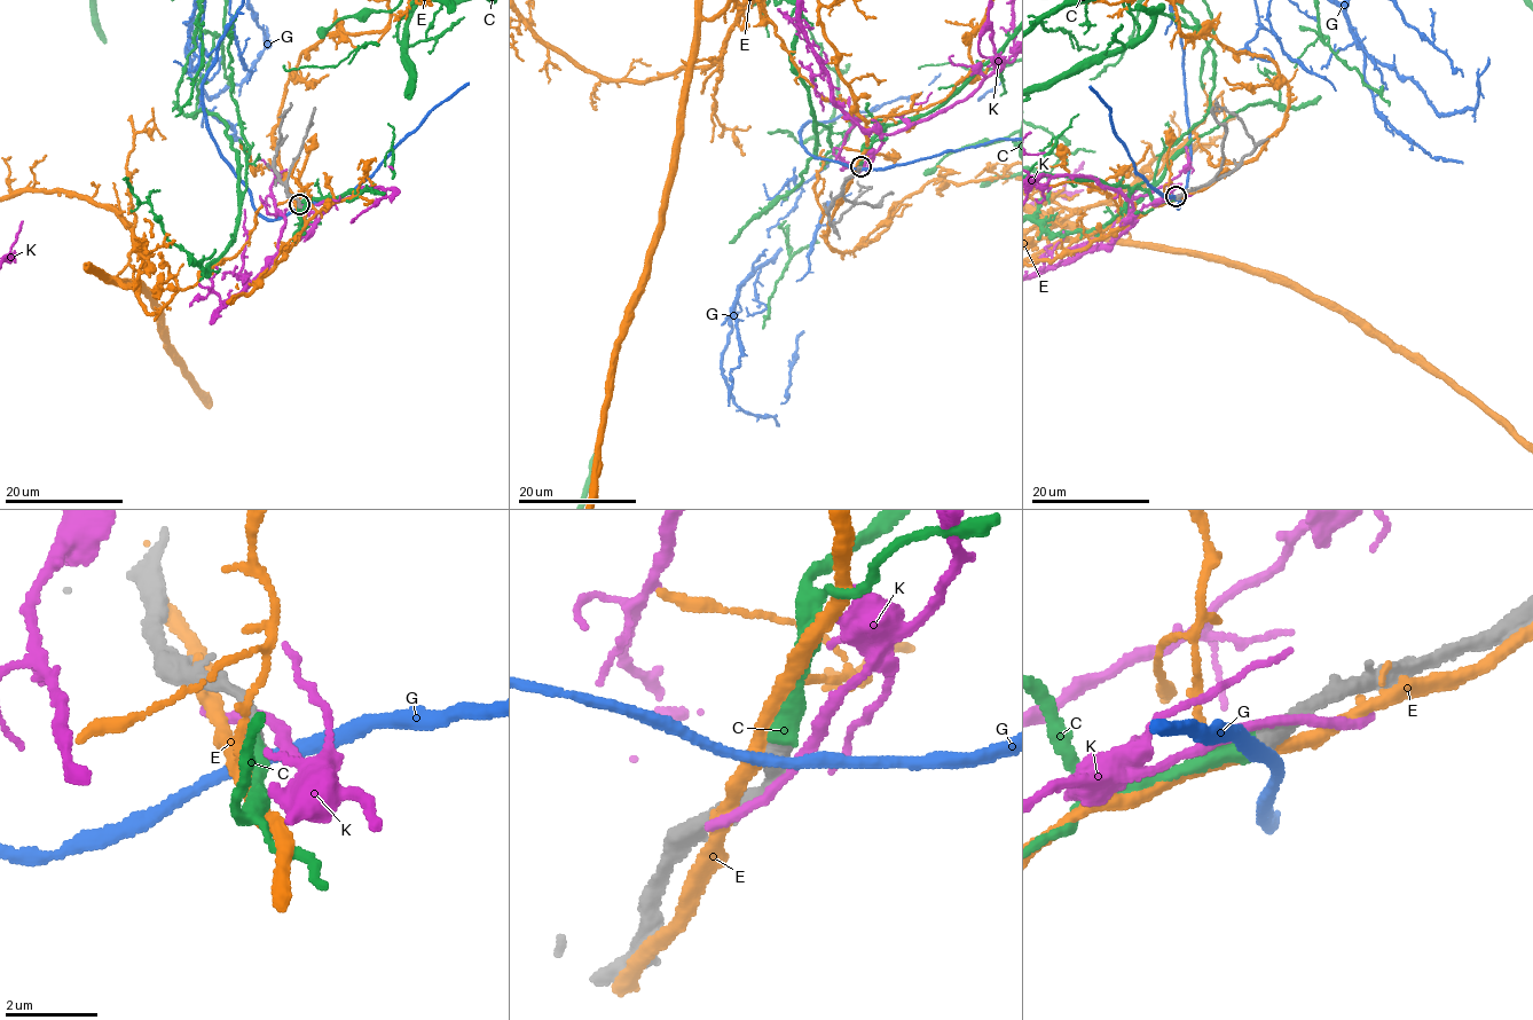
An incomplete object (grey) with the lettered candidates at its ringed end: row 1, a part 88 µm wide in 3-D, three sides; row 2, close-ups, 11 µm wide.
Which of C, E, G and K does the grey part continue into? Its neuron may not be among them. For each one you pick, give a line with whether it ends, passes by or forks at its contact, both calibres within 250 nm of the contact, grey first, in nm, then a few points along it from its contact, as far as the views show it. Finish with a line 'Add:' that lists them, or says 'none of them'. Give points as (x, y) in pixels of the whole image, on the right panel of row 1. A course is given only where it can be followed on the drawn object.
C: it ends | 440/480 nm
Add: C

